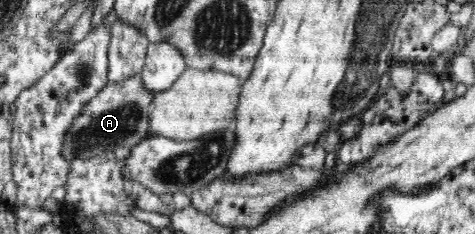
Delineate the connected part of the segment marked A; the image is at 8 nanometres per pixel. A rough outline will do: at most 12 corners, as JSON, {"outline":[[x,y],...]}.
{"outline":[[141,73],[108,83],[65,131],[63,158],[135,147],[151,134]]}

